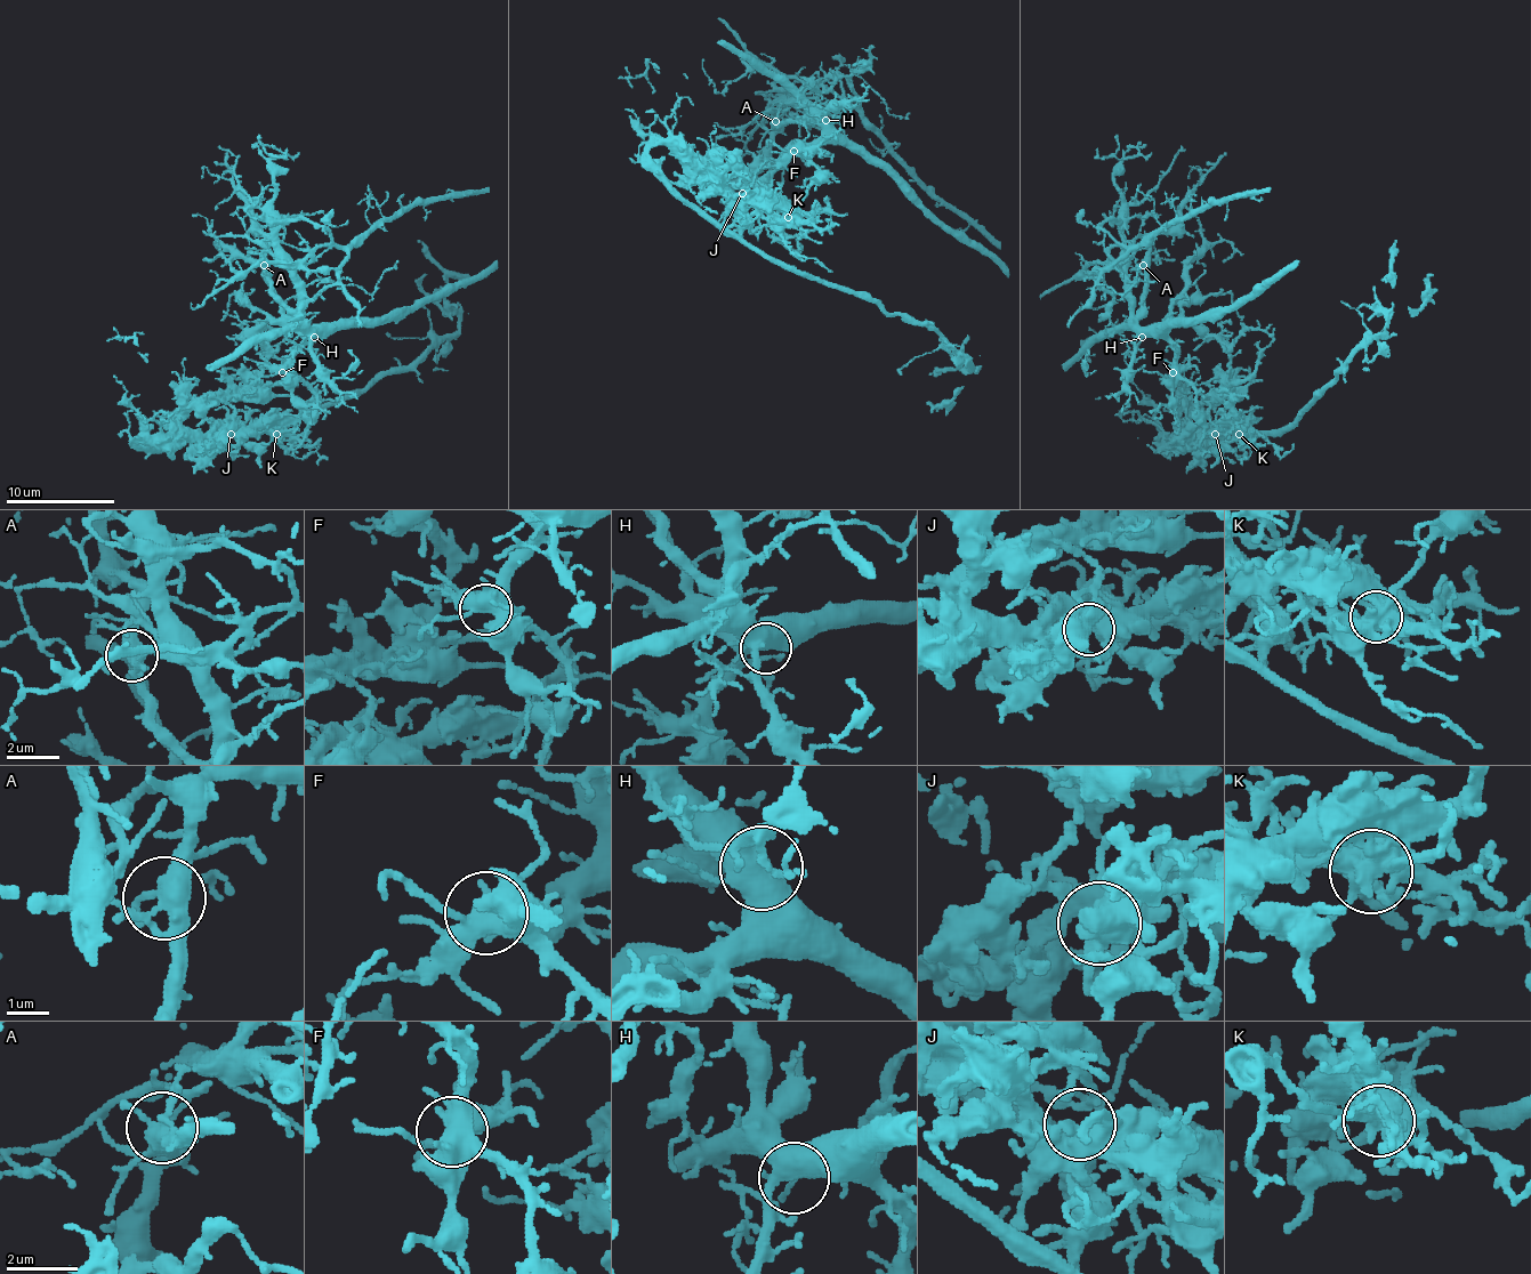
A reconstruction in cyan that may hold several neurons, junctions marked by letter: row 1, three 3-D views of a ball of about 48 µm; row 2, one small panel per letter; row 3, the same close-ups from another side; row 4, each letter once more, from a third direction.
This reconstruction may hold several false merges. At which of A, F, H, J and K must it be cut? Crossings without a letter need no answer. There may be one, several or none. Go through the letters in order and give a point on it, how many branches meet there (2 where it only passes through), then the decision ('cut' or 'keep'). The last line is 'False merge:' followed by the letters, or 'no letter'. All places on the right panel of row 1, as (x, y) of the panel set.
A: (1143, 265) | 4 | cut
F: (1173, 372) | 5 | keep
H: (1142, 337) | 4 | keep
J: (1215, 434) | 3 | keep
K: (1239, 434) | 7 | cut
False merge: A, K

